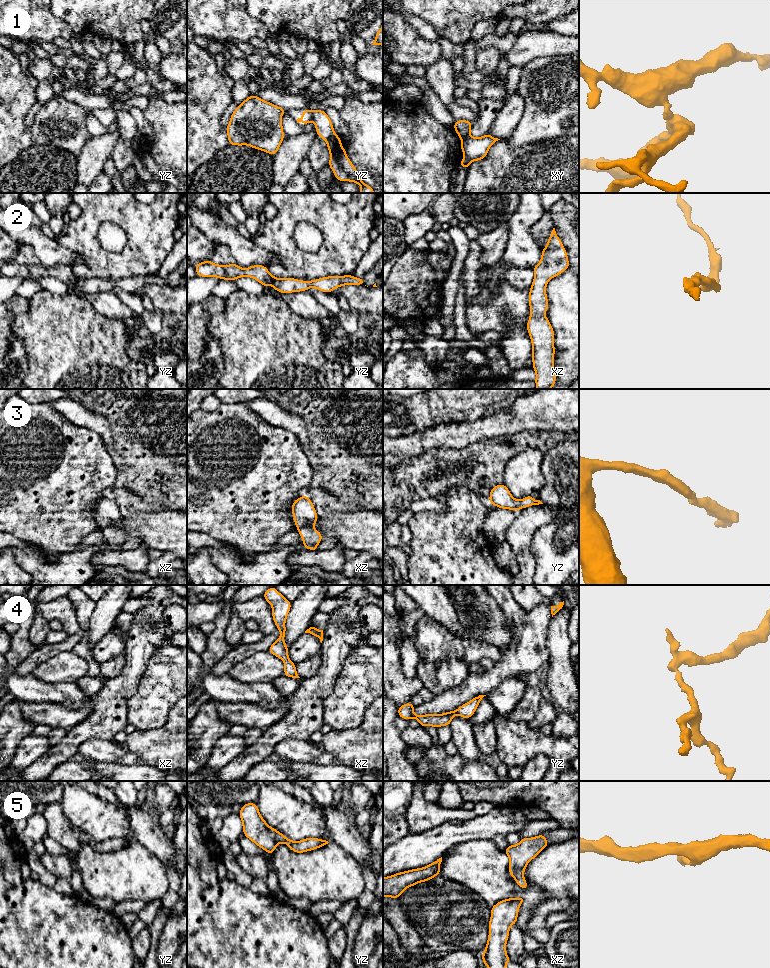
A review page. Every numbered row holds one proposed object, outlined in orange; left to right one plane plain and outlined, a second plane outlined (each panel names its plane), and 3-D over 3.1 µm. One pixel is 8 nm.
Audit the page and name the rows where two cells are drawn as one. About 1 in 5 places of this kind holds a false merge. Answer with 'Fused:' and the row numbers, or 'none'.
Fused: 1

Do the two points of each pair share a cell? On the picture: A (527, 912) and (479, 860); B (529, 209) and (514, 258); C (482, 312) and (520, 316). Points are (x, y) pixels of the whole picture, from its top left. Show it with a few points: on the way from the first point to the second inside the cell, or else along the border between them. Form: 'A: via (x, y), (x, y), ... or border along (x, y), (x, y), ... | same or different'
A: via (526, 897), (518, 891), (507, 888), (494, 875) | same
B: via (523, 221), (519, 226), (519, 246) | same
C: via (491, 312), (511, 312) | same

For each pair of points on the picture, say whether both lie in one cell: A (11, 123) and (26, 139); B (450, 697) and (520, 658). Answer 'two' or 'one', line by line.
A: two
B: one

